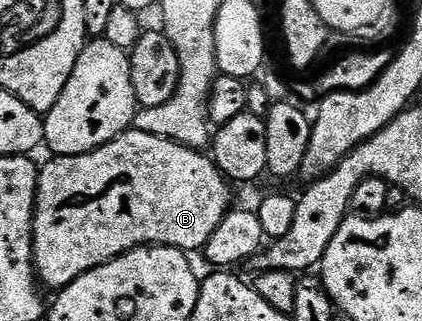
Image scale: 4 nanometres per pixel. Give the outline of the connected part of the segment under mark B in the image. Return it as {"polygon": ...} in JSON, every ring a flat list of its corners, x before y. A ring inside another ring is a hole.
{"polygon":[[131,128,98,150,87,154,51,157,49,159,51,162,47,166,43,165,38,171,38,195,32,211,32,265,39,283,43,287,51,286,51,291,57,292,63,286,72,284,72,280,84,276,84,272,92,272,92,268,108,264,114,258,120,257,121,254,126,254,129,250,135,250,141,246,171,246,187,252,201,251,208,244,212,232,216,232,216,228,220,228,220,220,224,220,224,216,229,214,232,209,232,203,230,203,231,183,222,175,222,171,214,163,213,157,206,155,205,158,202,154,205,153,193,146,181,146,170,138,161,138,155,134]]}

